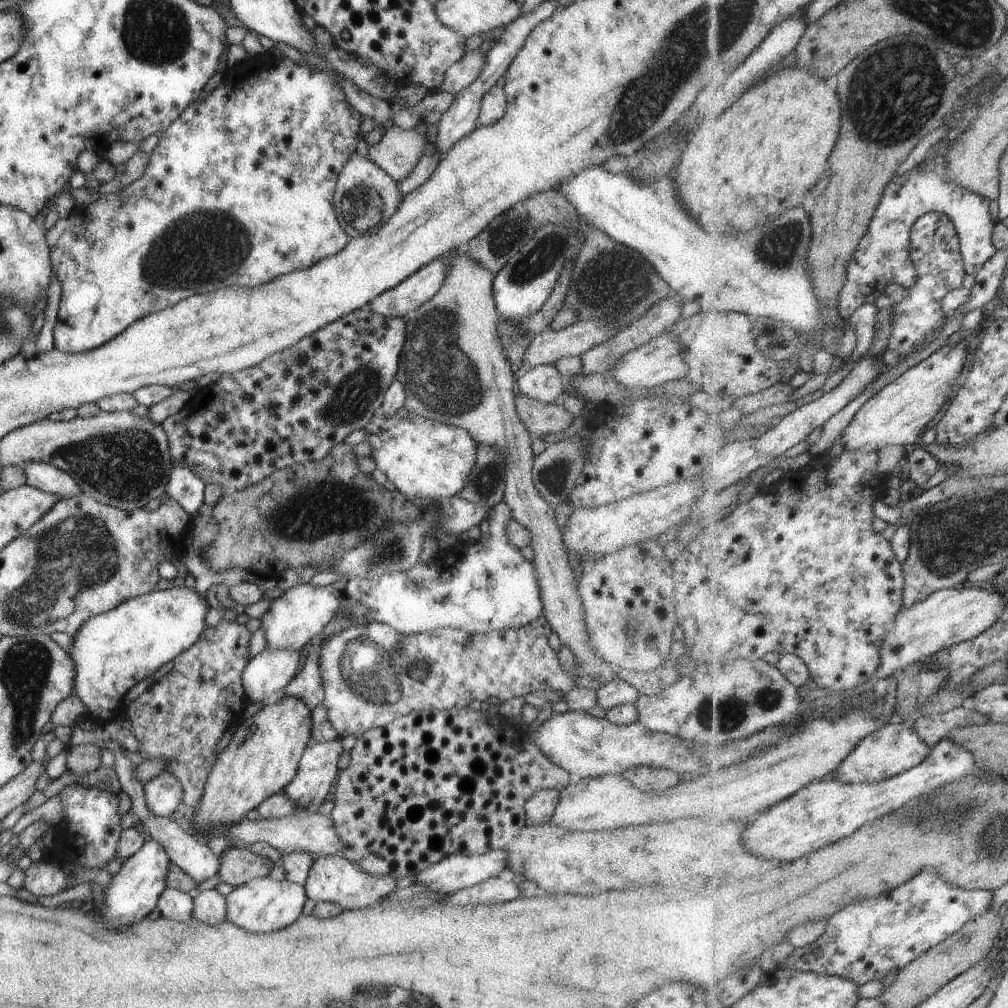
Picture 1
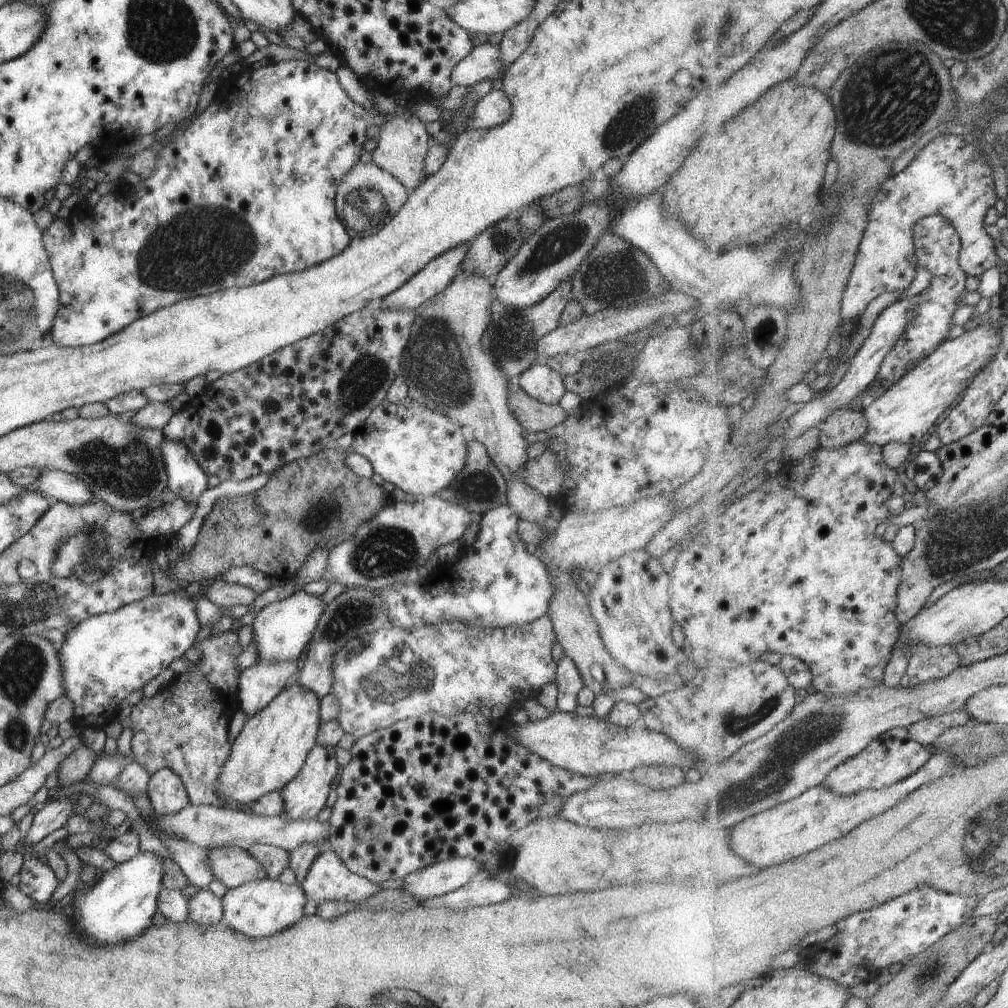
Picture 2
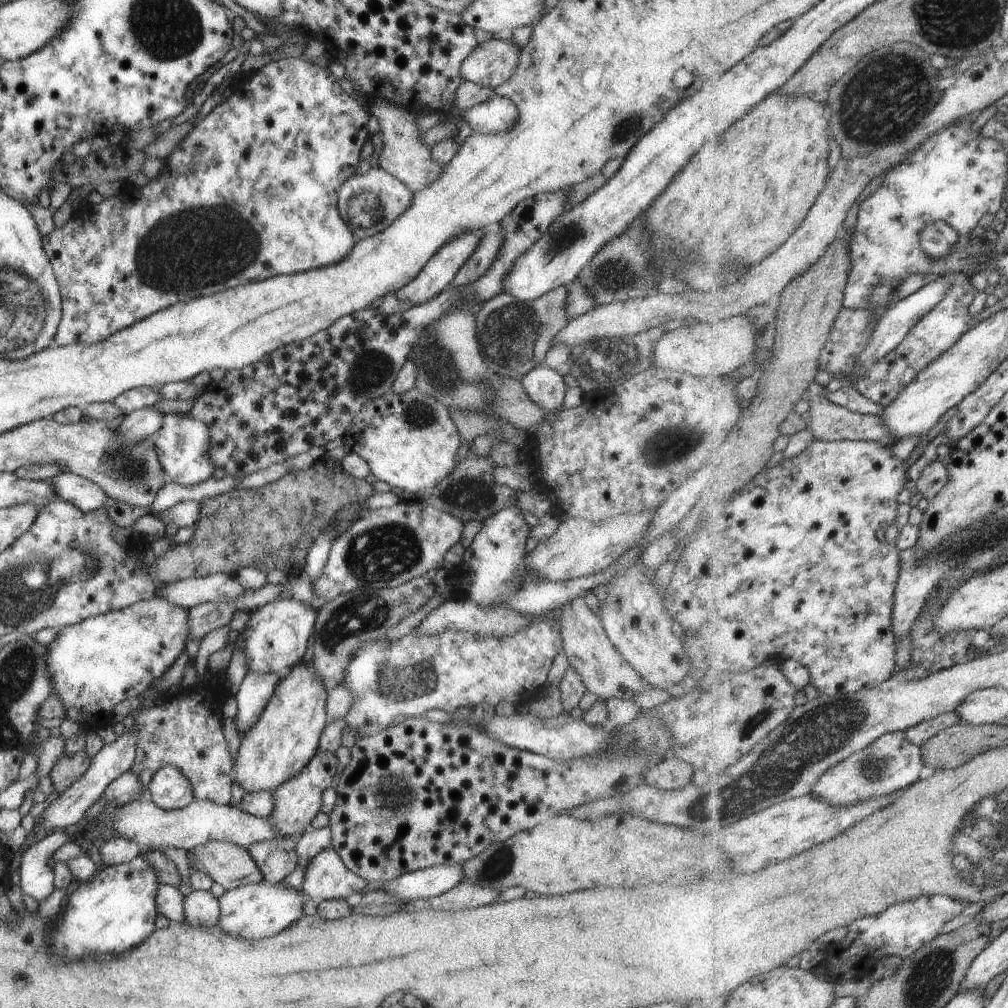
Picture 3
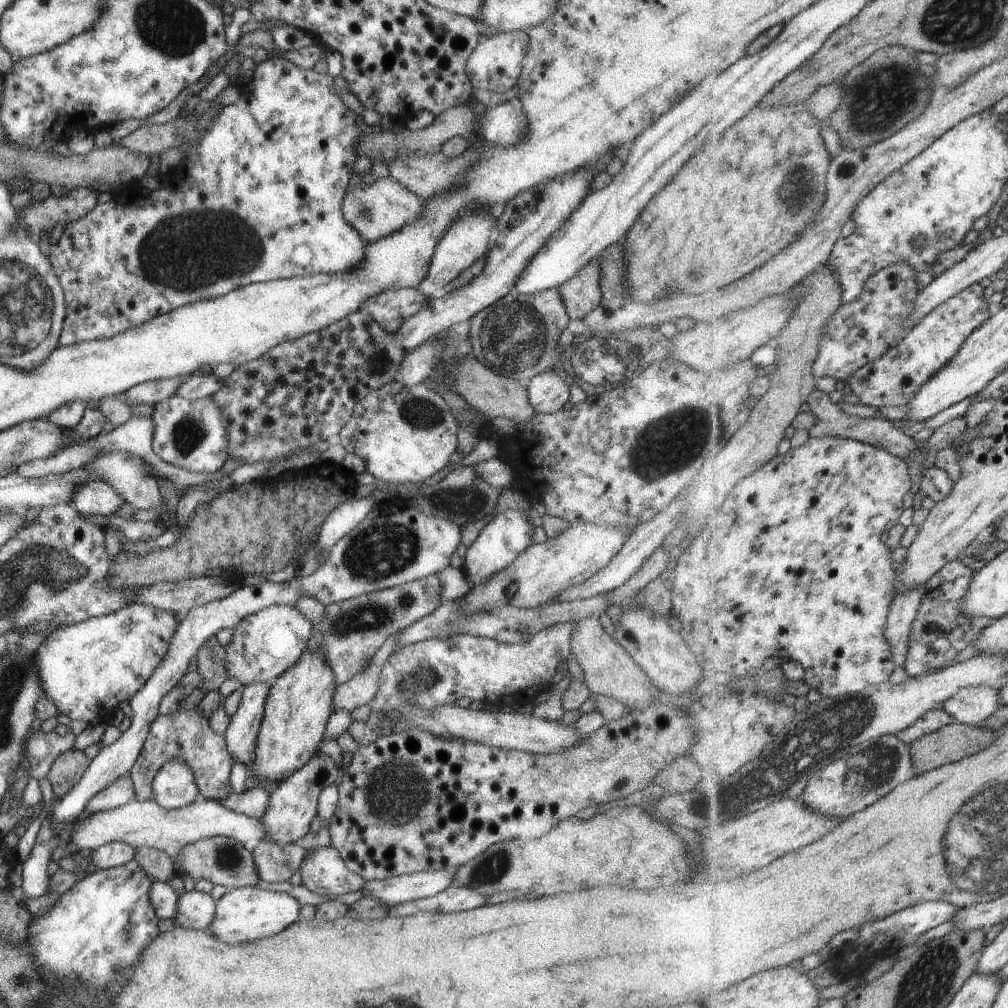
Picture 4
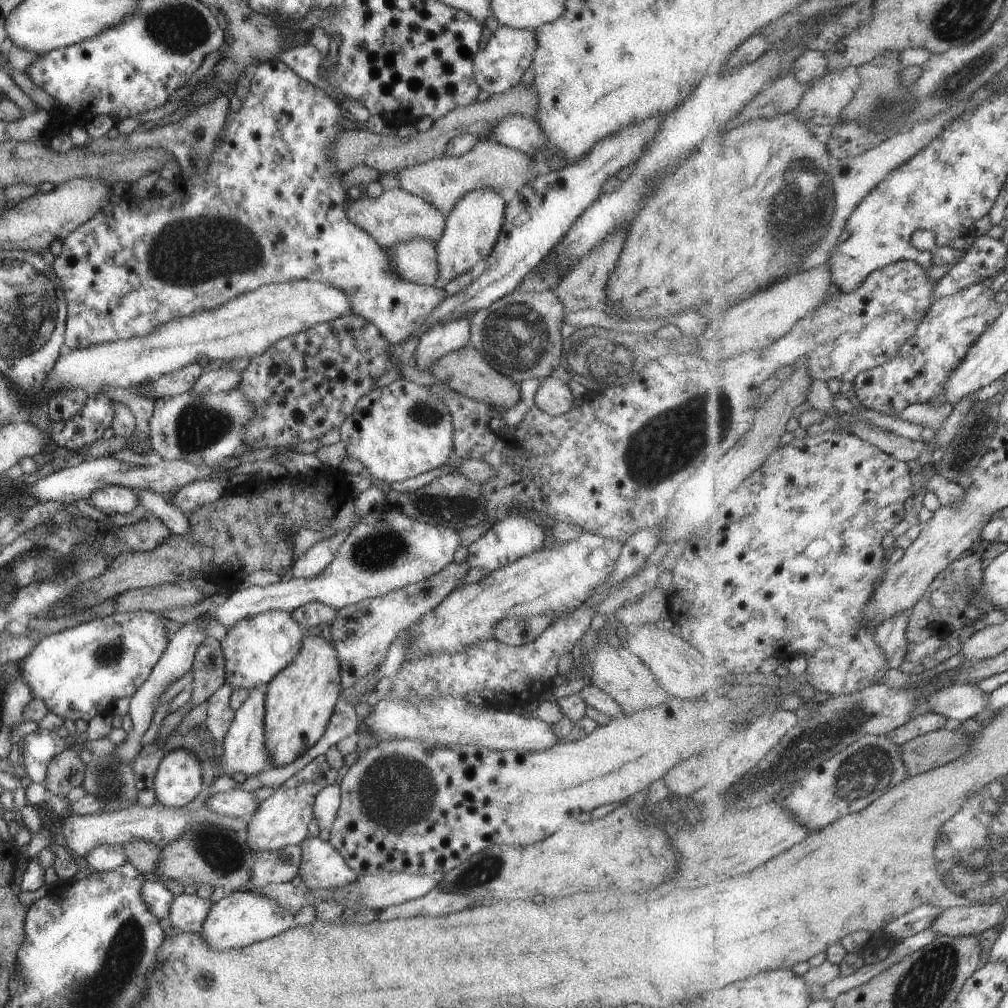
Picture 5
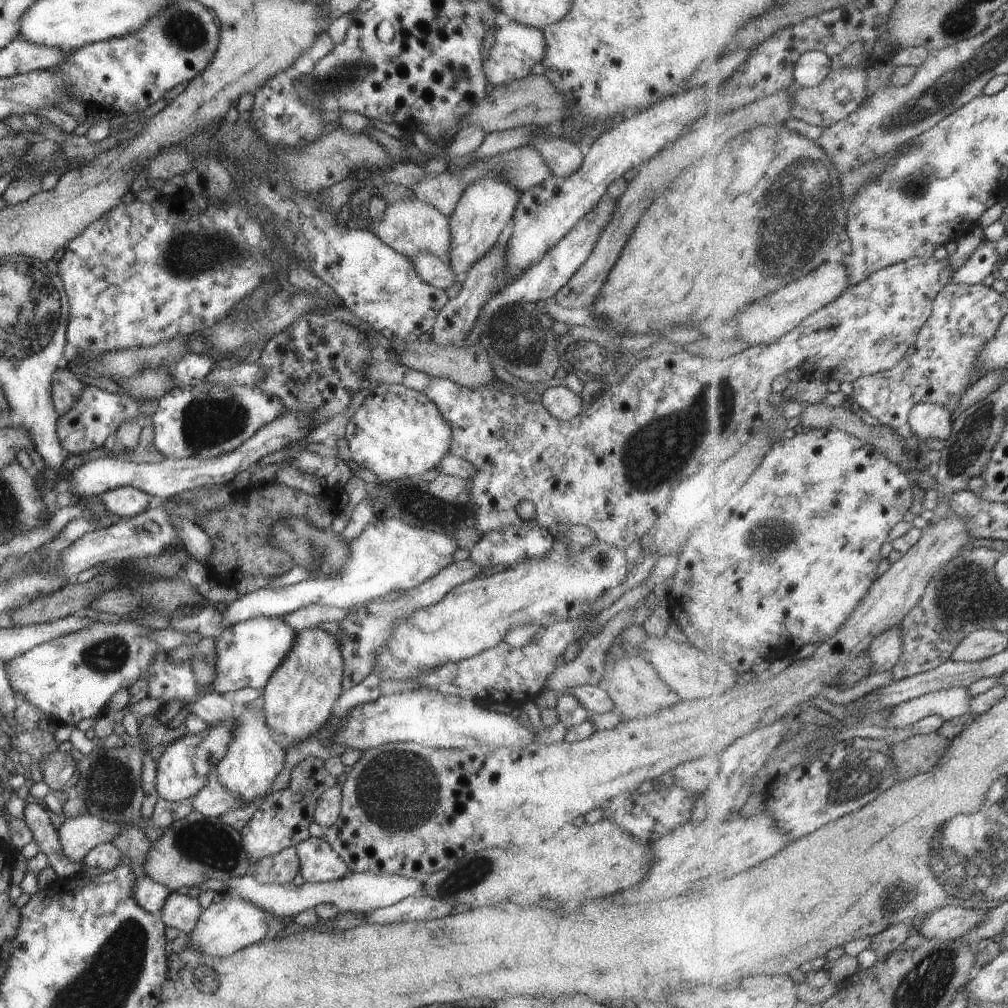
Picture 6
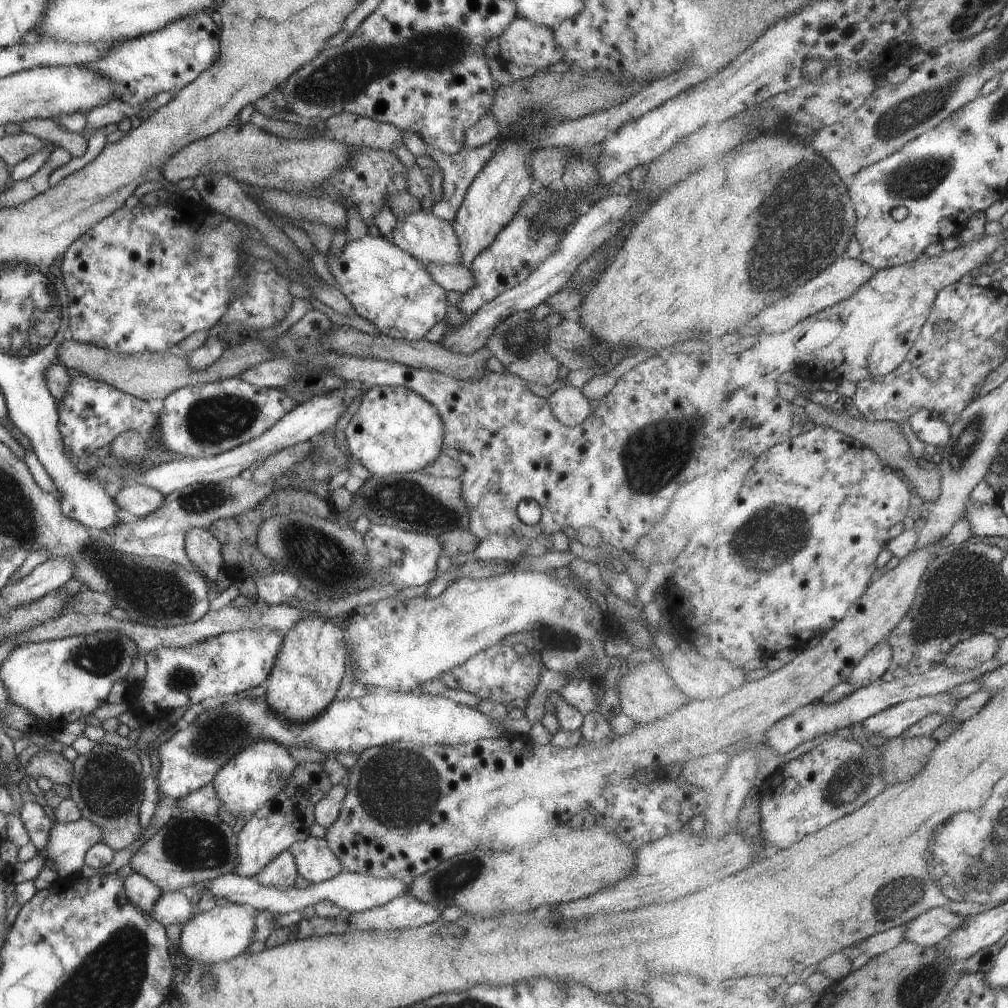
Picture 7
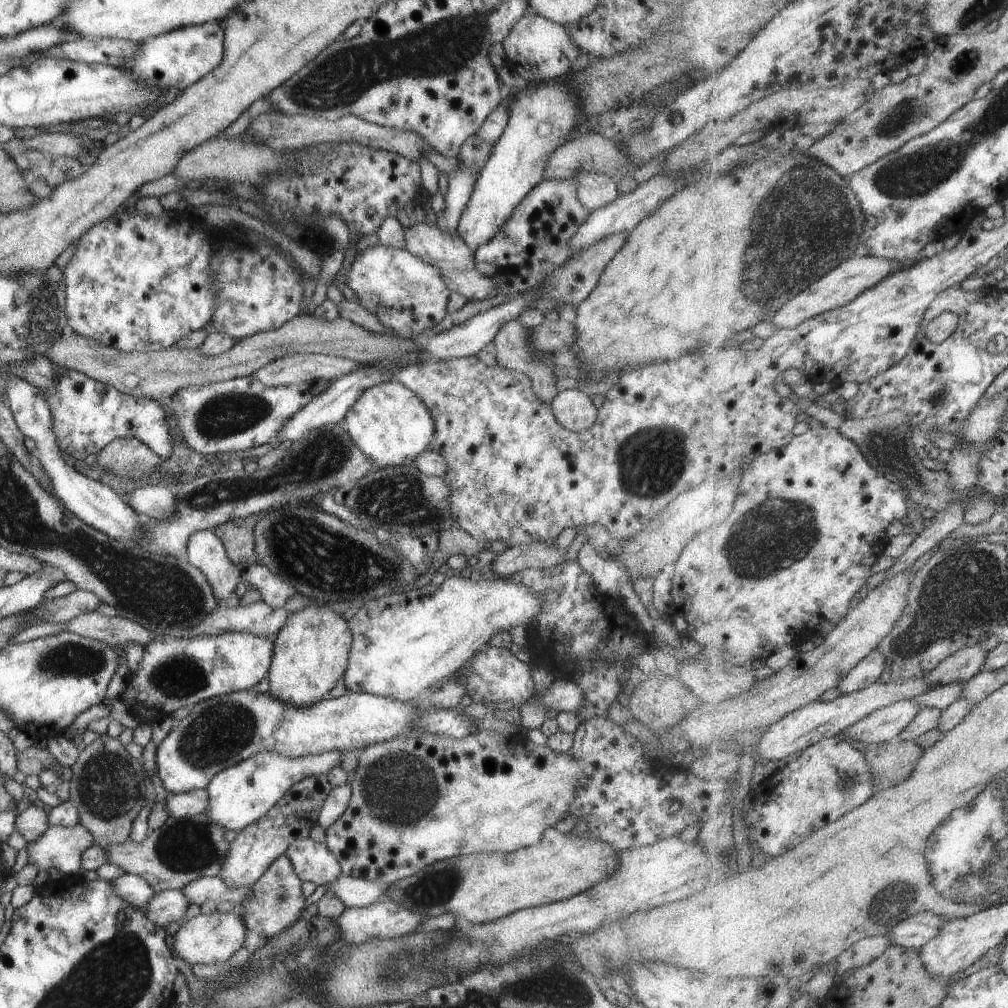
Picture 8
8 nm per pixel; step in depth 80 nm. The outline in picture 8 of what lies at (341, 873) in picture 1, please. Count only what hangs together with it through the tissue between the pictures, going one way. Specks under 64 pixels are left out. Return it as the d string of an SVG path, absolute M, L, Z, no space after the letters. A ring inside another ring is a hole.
M309 837L304 839L295 839L287 845L284 852L301 882L307 880L313 882L316 886L328 885L332 883L340 874L340 866L332 852L323 843L316 843Z

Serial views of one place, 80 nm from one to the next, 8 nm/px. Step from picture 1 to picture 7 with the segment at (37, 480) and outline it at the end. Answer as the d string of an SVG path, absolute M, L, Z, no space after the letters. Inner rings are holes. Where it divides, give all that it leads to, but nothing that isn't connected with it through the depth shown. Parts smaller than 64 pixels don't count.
M135 484L118 487L116 494L112 497L118 510L130 519L141 518L156 511L165 498L154 488Z

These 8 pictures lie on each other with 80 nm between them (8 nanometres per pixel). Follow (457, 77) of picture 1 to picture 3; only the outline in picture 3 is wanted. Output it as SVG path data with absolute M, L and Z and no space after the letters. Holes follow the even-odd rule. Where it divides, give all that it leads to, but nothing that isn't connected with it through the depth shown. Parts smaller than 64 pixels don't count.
M505 35L476 44L463 59L459 74L465 81L495 88L512 76L520 50Z

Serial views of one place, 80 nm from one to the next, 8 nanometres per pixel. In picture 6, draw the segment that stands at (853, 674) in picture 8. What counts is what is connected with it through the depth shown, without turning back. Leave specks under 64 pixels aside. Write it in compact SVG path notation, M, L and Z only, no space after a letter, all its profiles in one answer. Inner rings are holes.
M900 626L879 635L868 652L870 674L889 672L895 667L903 654L903 643Z

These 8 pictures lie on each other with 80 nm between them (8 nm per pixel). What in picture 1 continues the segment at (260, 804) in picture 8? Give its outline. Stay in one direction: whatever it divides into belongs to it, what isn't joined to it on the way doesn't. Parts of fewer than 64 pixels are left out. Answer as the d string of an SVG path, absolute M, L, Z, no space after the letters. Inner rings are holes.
M263 647L259 654L249 658L240 676L247 704L261 702L281 690L295 676L297 666L297 651Z

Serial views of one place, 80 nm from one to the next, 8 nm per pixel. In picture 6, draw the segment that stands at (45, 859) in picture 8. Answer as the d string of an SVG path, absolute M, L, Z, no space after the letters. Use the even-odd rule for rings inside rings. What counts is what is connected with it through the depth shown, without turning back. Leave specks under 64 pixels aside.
M81 815L75 818L65 818L56 830L58 846L70 861L81 863L86 852L101 843L112 842L112 838L120 833L120 827L115 823L102 821L91 815Z

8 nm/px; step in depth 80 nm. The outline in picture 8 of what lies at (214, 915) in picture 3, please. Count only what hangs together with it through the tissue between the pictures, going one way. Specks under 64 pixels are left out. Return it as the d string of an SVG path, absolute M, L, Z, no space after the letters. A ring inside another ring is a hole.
M175 889L156 892L147 899L143 912L158 927L166 927L169 922L183 924L182 914L188 907L186 898Z

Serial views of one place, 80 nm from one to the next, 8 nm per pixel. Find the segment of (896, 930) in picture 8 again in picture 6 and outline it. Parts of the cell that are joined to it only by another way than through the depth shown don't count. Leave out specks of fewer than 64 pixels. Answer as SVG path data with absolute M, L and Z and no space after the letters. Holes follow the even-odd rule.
M946 906L928 913L916 932L925 940L941 939L955 941L980 924L989 910L964 909Z

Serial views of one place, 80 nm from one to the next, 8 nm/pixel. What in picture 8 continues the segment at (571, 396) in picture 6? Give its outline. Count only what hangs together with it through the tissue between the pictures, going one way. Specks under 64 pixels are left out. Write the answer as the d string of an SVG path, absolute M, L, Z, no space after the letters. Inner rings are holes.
M563 389L551 399L550 407L556 421L568 431L581 432L596 419L597 409L579 389Z

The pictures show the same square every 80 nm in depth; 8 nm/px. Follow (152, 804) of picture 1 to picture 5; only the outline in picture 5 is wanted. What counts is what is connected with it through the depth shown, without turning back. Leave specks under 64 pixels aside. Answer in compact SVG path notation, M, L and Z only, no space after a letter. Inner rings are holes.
M186 748L168 750L160 760L152 784L152 801L165 808L185 806L203 788L200 760Z

